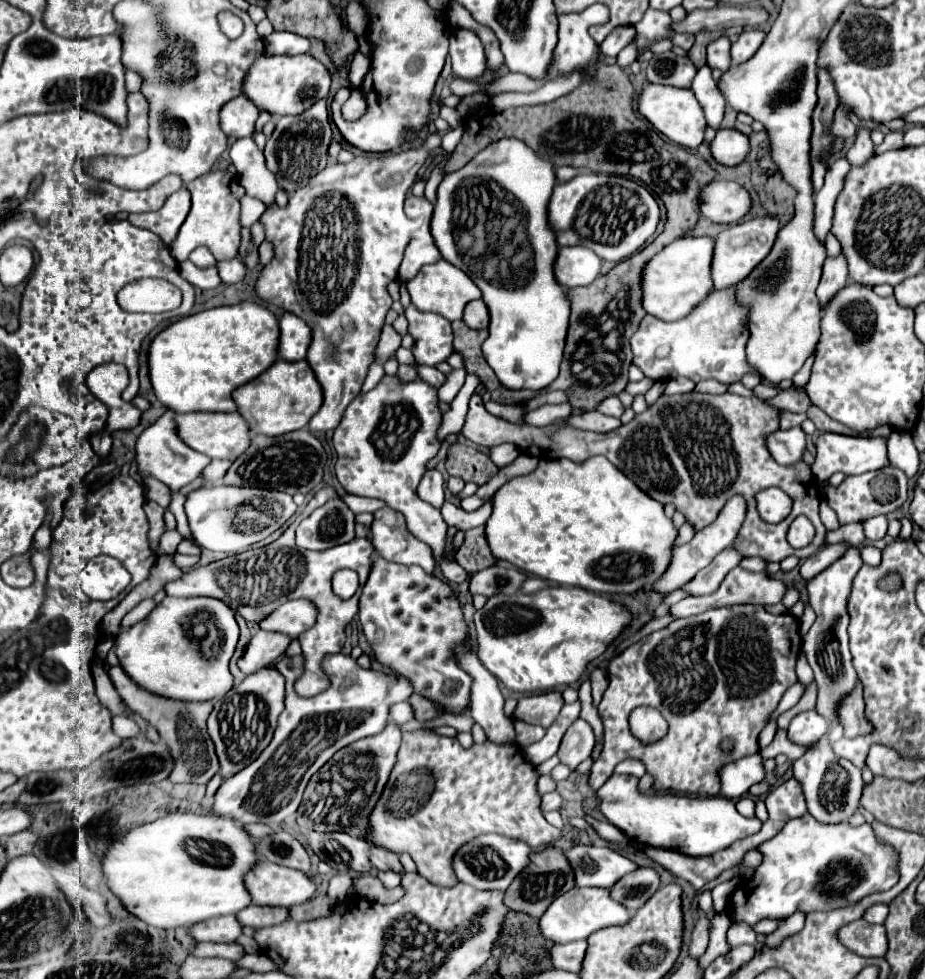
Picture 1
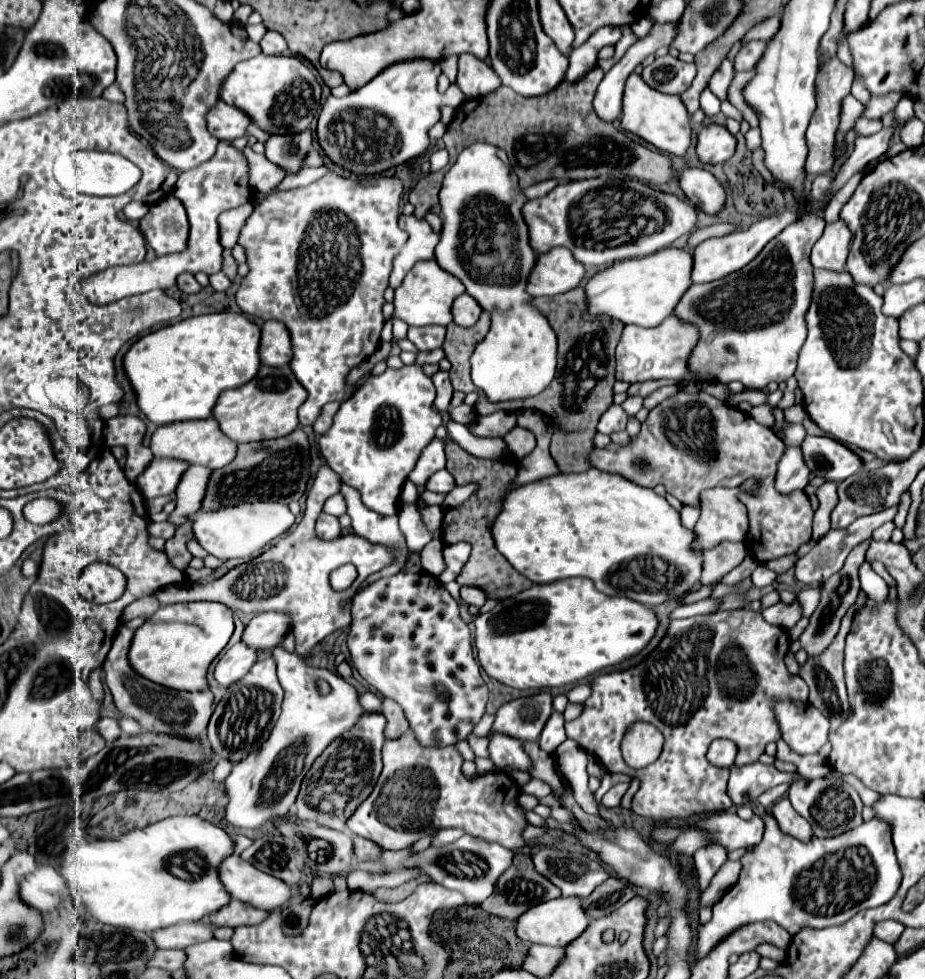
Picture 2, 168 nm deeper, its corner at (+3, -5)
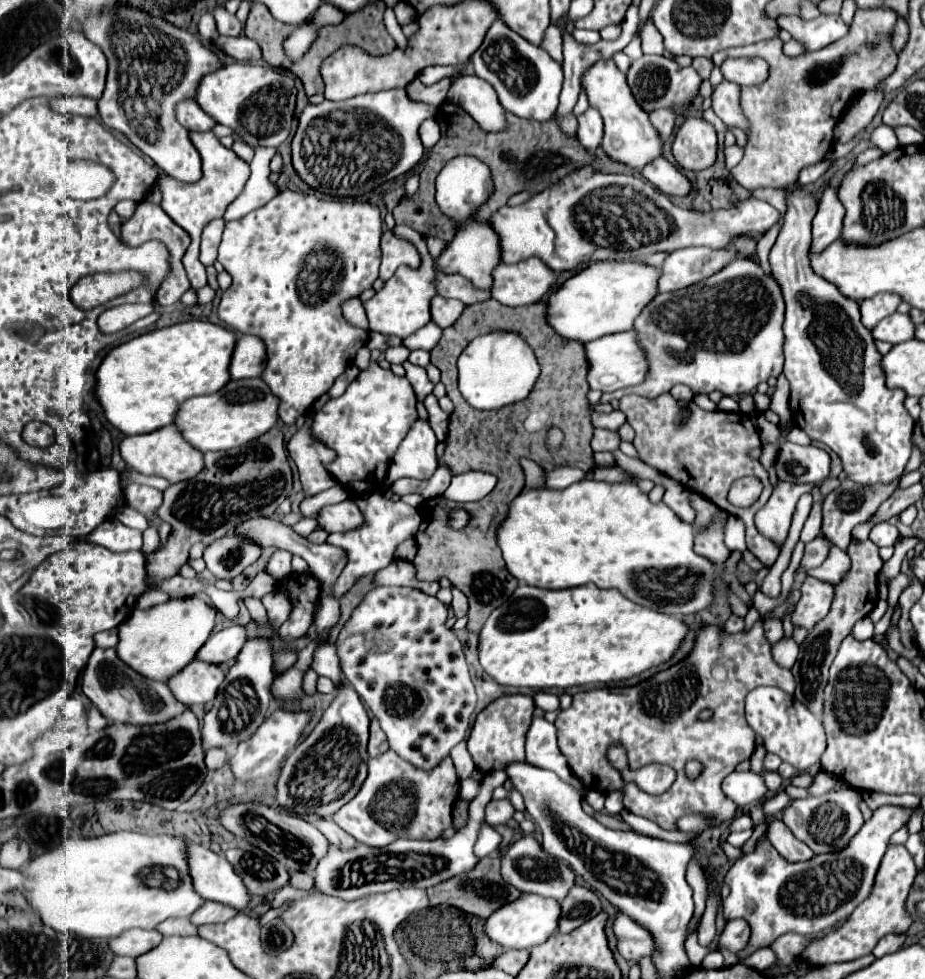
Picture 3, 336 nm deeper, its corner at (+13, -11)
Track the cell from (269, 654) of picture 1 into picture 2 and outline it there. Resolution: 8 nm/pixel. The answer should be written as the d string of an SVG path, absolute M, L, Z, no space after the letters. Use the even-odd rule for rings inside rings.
M236 643L234 647L226 649L216 663L214 669L214 679L222 685L222 687L230 687L232 683L240 681L250 669L252 665L258 661L258 651L244 645L244 643Z

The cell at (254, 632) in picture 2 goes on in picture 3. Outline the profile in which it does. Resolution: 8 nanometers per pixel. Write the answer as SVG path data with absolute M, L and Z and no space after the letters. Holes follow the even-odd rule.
M242 625L226 627L222 631L210 635L210 639L198 651L196 659L206 661L206 663L214 663L214 665L234 661L246 639L248 639L248 635L246 635L246 629Z

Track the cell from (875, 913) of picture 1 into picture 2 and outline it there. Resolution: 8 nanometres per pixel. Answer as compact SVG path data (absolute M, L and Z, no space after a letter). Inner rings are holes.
M888 919L888 921L876 923L876 927L874 927L874 937L882 939L882 941L886 941L886 943L896 943L896 939L900 937L902 931L904 931L904 925L902 925L902 923Z

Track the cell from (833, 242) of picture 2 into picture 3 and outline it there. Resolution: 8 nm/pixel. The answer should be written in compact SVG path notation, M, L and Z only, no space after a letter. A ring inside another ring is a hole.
M826 187L818 203L818 213L812 221L812 251L826 249L834 239L840 237L844 209L838 201L838 191L834 187Z

